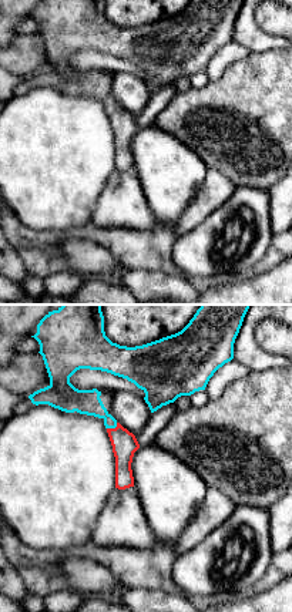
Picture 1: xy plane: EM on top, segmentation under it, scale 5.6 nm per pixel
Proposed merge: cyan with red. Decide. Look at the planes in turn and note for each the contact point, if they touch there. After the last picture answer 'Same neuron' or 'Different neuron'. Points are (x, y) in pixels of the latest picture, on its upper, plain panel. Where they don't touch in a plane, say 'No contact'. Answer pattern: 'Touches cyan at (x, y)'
Touches cyan at (113, 108)

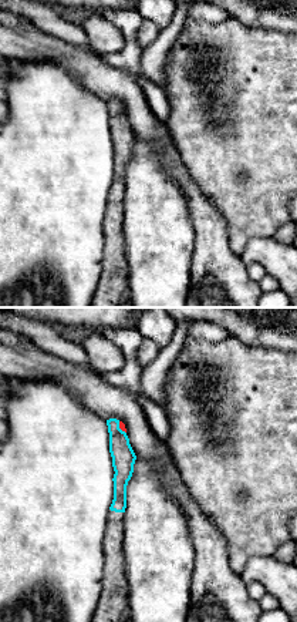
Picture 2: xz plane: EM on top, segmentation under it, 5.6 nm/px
Touches cyan at (118, 108)

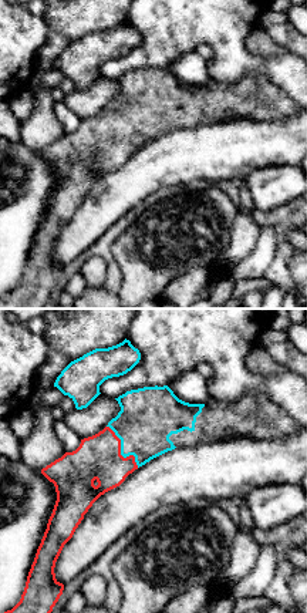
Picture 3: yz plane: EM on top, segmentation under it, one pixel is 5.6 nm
Touches cyan at (121, 132)

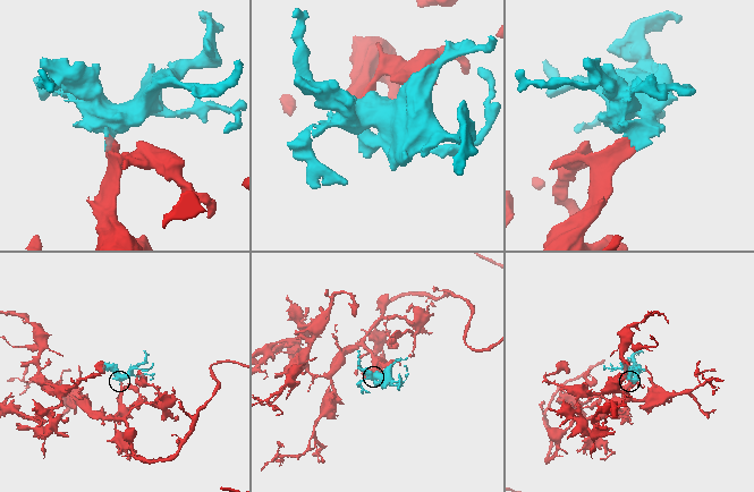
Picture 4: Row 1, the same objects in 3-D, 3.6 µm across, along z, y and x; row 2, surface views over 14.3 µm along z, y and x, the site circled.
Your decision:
Same neuron

